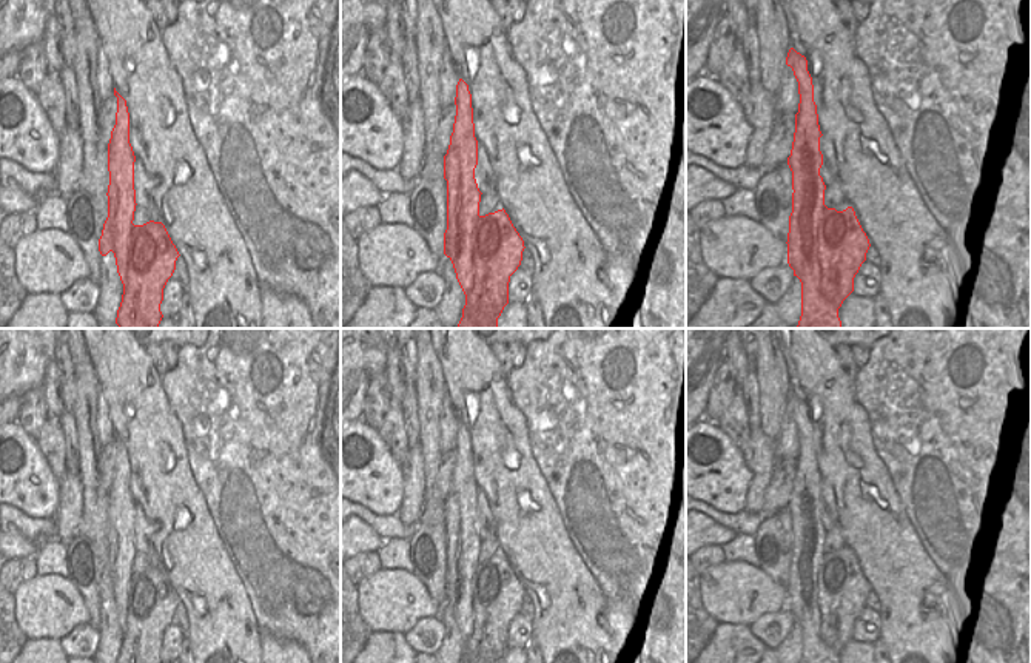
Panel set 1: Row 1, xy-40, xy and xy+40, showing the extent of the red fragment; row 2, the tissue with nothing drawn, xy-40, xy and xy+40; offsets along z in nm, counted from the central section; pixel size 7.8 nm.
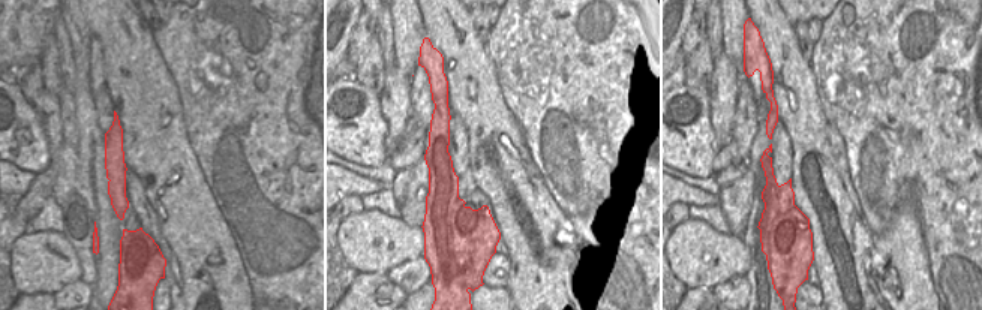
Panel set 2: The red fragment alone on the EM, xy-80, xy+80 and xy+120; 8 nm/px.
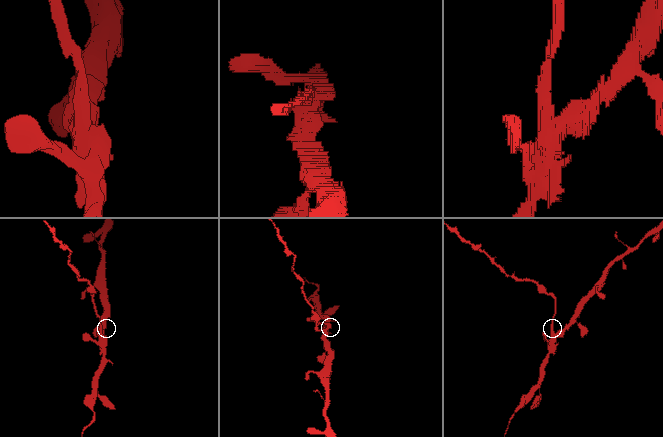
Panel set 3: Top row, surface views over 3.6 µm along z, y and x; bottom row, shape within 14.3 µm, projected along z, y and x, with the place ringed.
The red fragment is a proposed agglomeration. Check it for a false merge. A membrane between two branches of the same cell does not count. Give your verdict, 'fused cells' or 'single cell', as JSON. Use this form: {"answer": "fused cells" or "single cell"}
{"answer": "fused cells"}

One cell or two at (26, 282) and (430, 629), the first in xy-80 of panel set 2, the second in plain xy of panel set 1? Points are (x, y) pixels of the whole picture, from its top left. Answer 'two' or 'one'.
two

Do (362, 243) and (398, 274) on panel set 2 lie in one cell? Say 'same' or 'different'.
different

